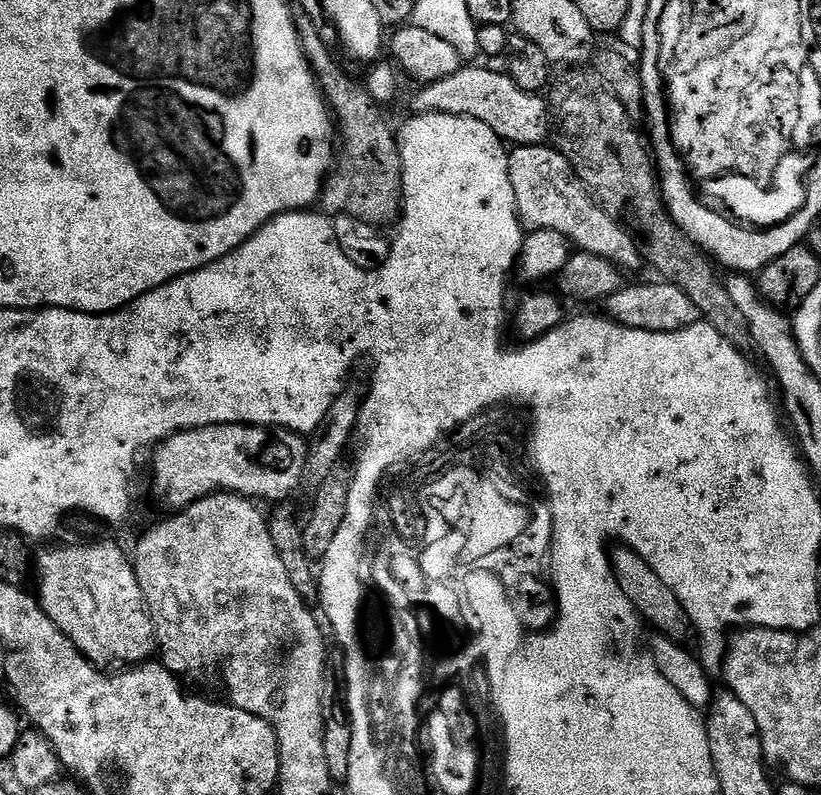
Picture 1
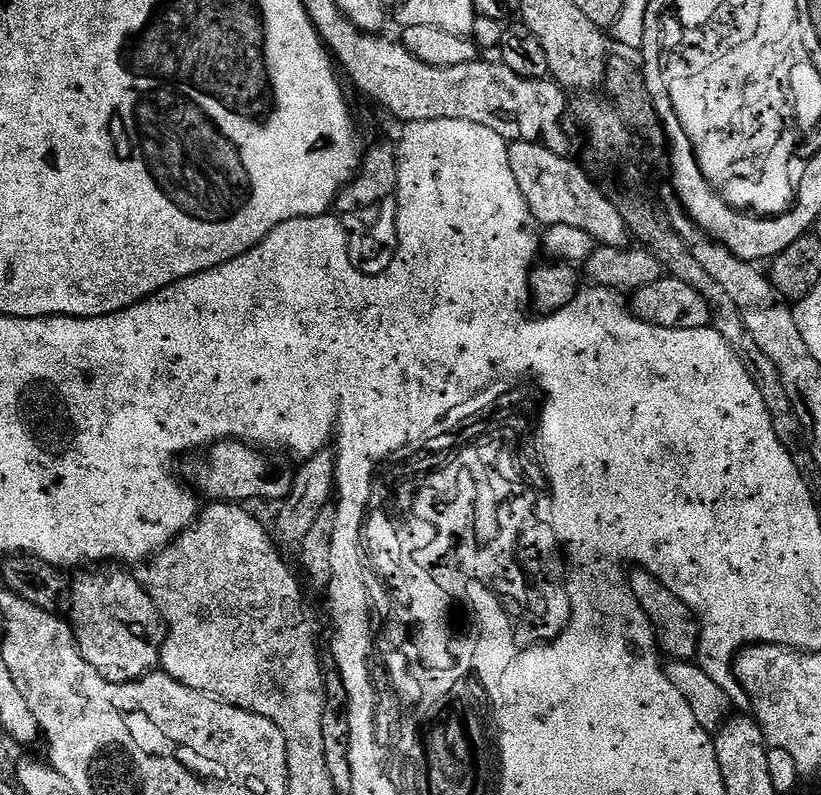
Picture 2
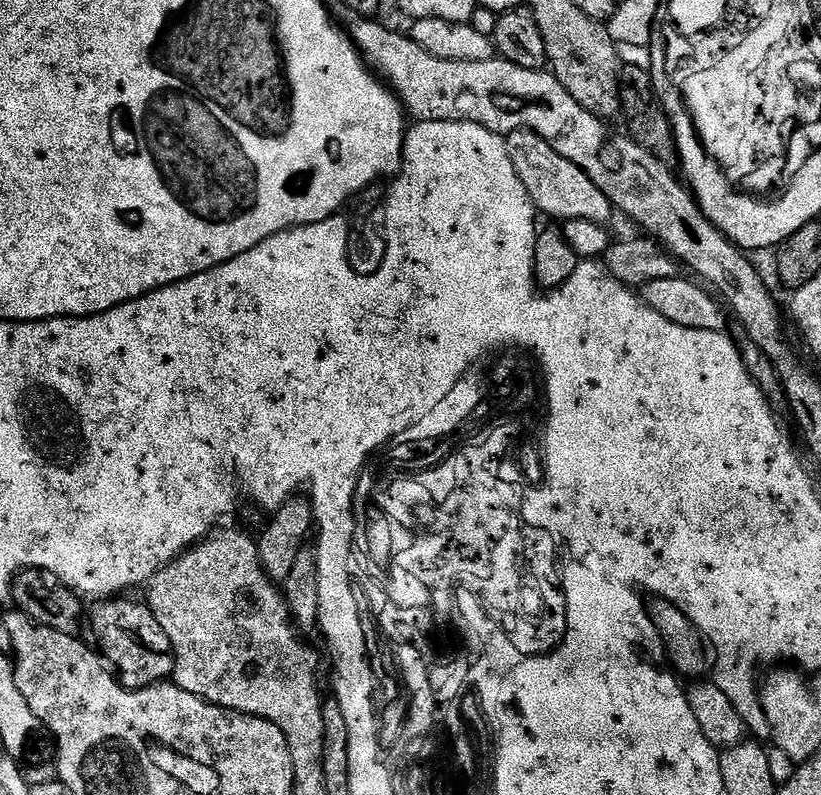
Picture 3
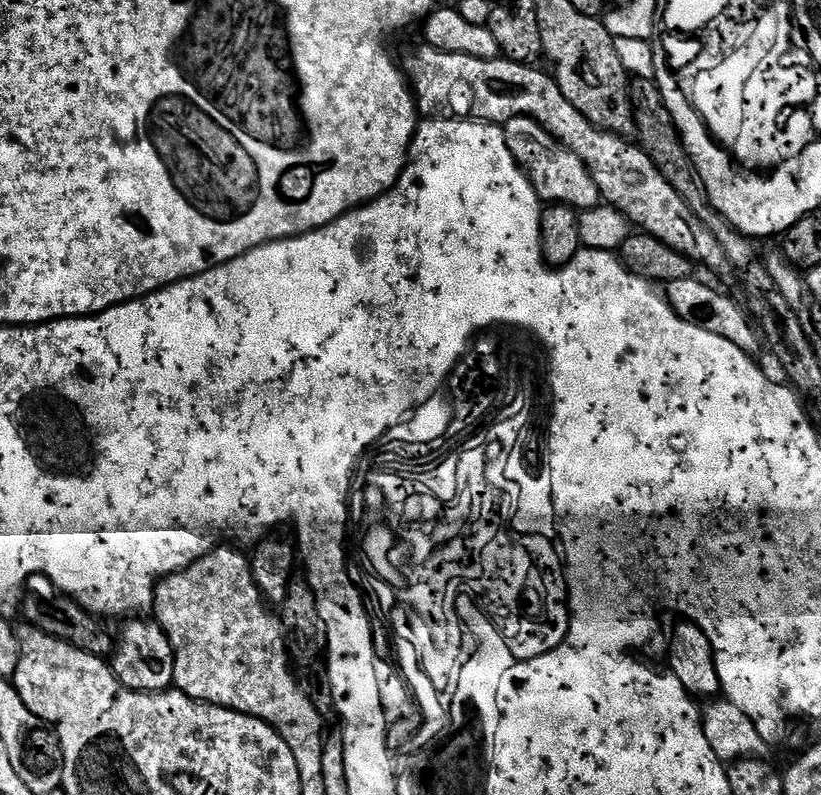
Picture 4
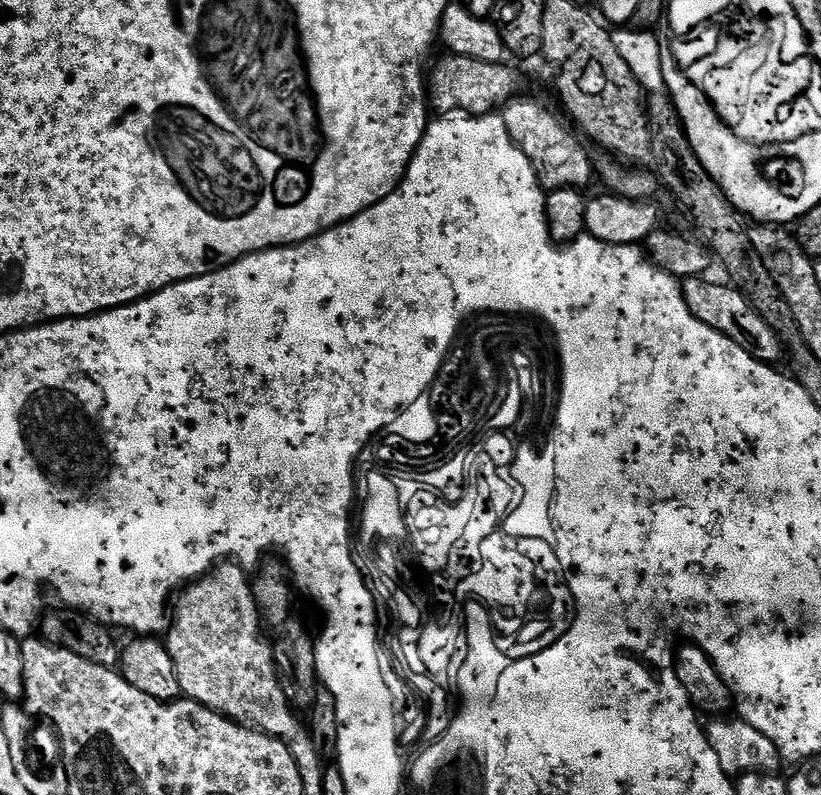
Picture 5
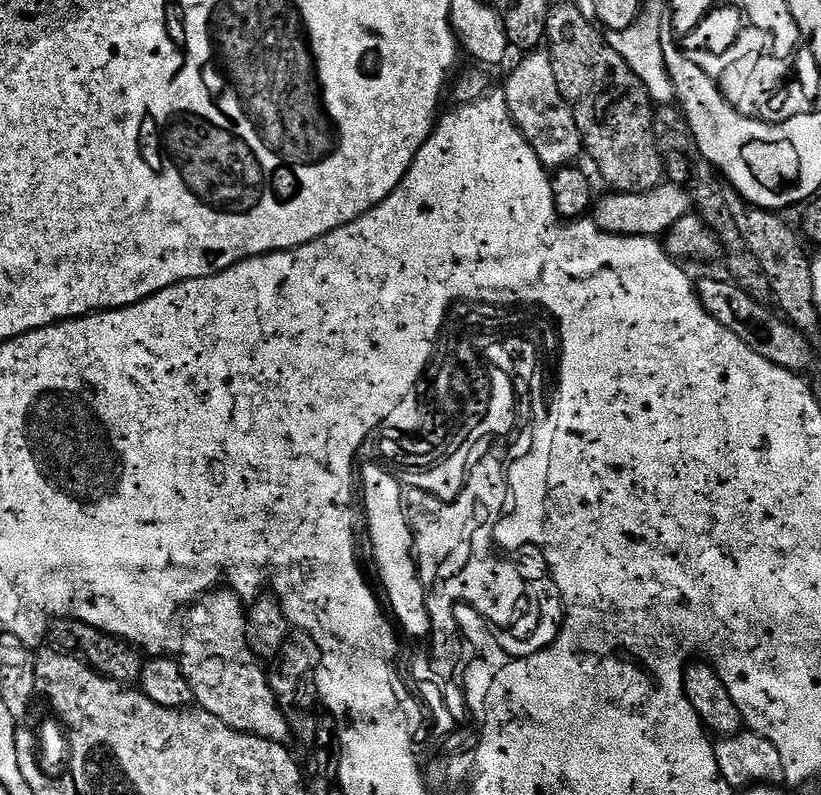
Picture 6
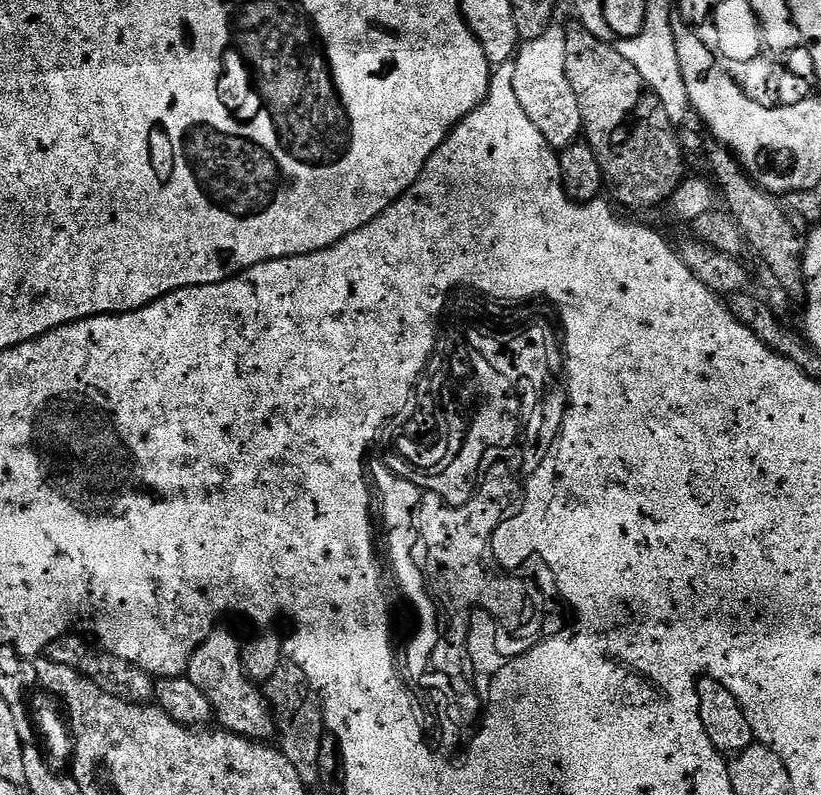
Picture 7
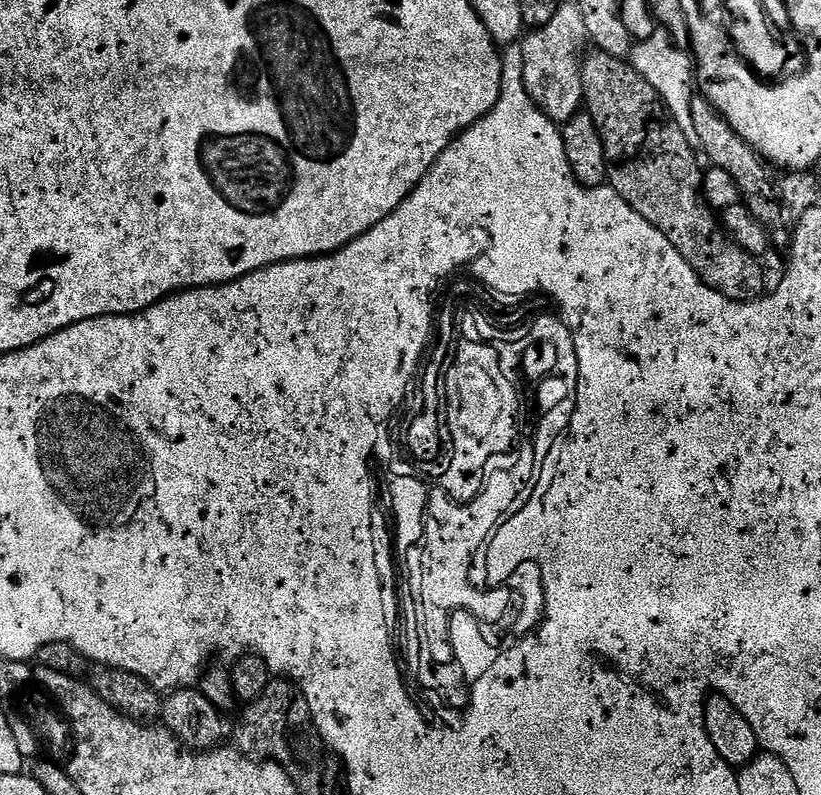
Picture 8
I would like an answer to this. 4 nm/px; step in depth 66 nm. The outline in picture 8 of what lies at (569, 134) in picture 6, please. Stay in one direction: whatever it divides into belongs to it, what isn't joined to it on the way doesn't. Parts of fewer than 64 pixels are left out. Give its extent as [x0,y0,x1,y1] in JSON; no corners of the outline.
[522,2,584,126]

